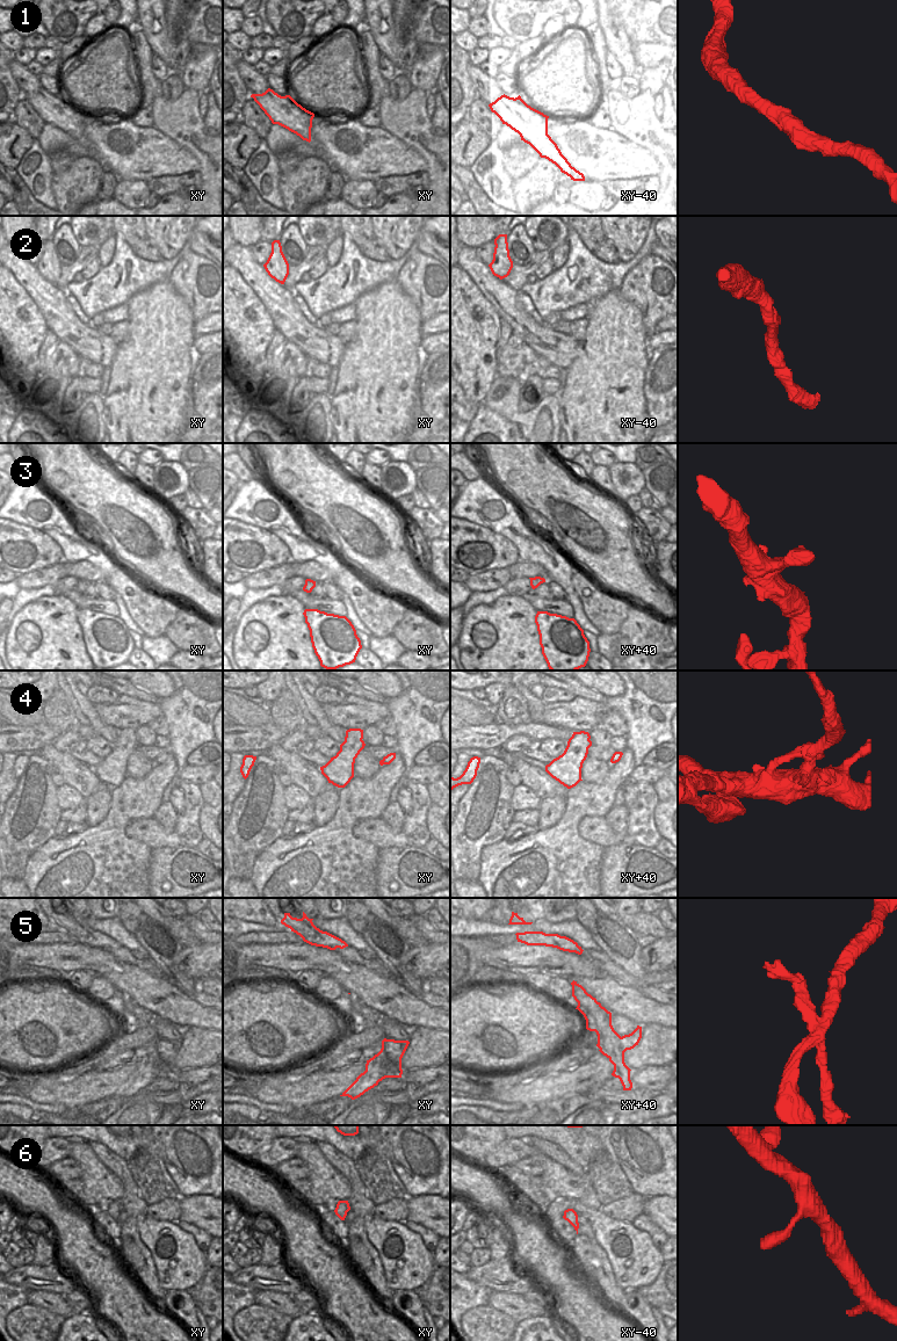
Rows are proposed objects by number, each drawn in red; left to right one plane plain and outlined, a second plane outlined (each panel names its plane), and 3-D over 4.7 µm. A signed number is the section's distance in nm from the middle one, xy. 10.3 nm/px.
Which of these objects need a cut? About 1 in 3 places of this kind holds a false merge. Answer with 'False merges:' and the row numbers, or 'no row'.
False merges: 4, 5

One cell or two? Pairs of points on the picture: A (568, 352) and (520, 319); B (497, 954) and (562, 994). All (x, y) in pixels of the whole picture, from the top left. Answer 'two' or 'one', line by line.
A: one
B: two

